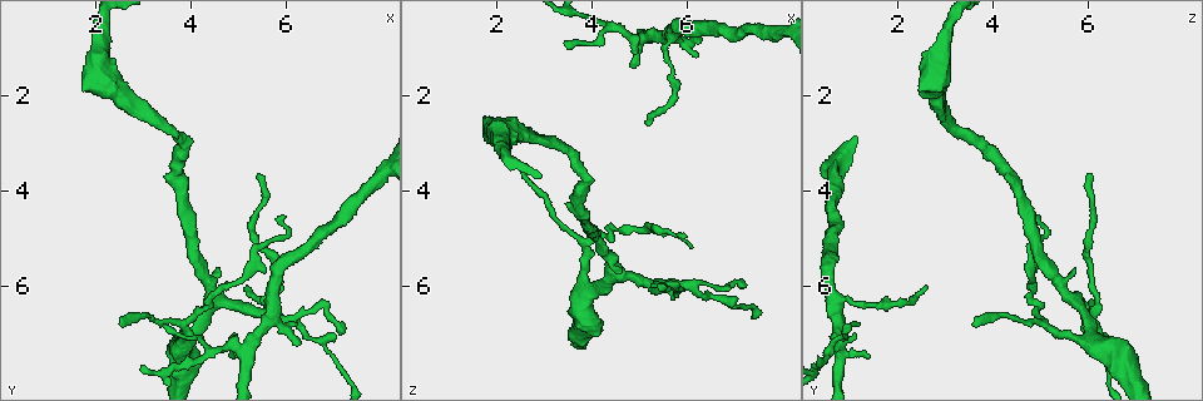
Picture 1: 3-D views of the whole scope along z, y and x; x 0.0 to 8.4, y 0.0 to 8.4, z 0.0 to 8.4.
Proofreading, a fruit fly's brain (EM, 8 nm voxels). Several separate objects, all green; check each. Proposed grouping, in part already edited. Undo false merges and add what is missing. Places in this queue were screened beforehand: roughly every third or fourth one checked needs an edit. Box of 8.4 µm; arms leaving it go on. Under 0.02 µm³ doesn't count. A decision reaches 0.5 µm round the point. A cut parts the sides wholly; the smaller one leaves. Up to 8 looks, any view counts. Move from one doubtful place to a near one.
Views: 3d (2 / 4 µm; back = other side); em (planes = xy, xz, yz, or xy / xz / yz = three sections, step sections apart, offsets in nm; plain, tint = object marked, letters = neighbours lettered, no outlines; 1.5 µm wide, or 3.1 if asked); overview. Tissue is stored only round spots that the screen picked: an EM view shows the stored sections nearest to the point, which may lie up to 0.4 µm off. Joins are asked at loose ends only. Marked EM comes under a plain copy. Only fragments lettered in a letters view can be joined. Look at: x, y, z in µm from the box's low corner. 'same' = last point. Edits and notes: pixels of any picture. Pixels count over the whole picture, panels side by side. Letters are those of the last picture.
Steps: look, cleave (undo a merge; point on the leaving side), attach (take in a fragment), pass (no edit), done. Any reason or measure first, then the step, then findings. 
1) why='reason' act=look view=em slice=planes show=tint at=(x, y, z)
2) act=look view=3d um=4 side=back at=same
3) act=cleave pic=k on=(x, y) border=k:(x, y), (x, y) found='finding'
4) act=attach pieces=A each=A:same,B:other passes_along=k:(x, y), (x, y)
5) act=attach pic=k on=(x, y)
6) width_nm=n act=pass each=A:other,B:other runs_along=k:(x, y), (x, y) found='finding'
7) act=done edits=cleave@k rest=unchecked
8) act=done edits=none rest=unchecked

why='two arms in line, one across' act=look view=3d um=4 at=(5.65, 6.25, 0.70)

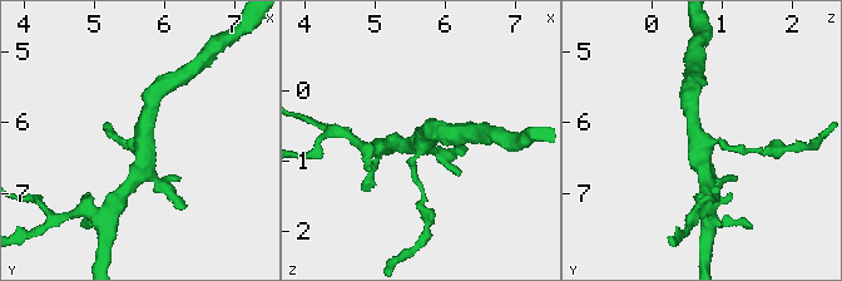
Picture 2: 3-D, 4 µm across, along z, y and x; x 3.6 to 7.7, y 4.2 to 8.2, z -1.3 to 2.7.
act=look view=em slice=planes show=letters at=(5.70, 6.25, 0.65)

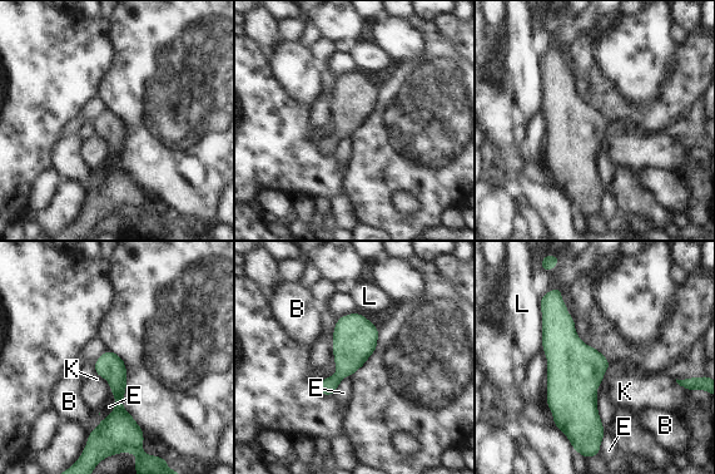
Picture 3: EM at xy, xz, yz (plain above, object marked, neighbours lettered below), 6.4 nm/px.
longest_contact=E:300nm act=pass each=B:other,E:other,K:other,L:other runs_along=3:(556, 291), (575, 437) found='continuous, no second neuron'

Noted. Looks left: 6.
why='thin end' act=look view=em slice=xz step=4 show=tint at=(3.45, 6.75, 0.90)

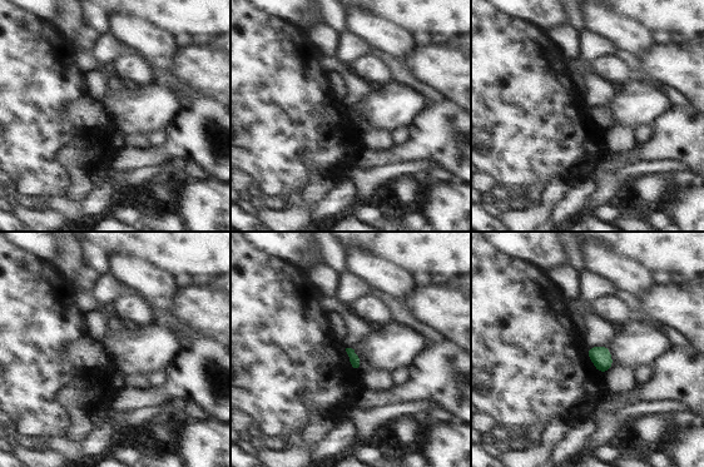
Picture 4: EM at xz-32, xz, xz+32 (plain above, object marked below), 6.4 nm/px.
why='what lies round it' act=look view=em slice=xz step=4 show=letters at=same

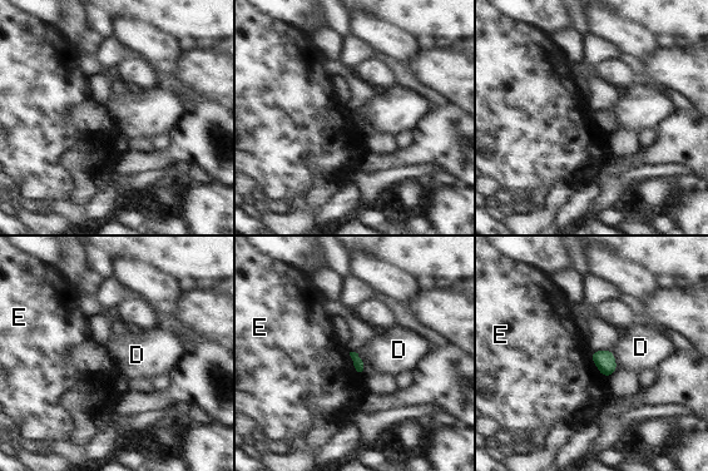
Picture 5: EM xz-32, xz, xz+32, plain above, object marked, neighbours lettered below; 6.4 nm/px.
width_nm=80 act=pass each=D:other,E:other border=5:(351, 351), (364, 362), (362, 375) found='no lettered fragment goes on from it'

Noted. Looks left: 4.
why='long arm stops here' act=look view=3d um=4 at=(5.45, 3.65, 6.05)

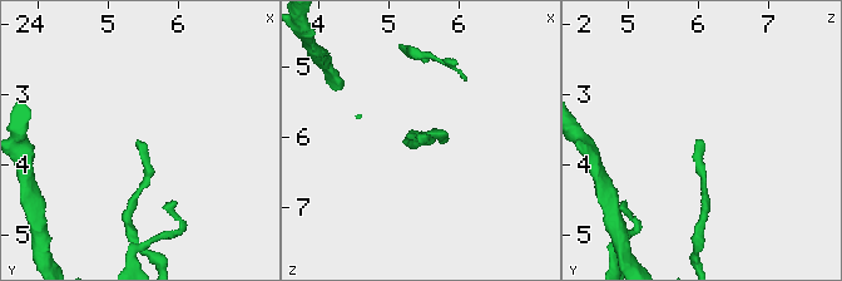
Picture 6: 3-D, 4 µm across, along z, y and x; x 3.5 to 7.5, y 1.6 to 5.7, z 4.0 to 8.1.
act=look view=em slice=planes show=letters at=(5.40, 3.60, 6.05)

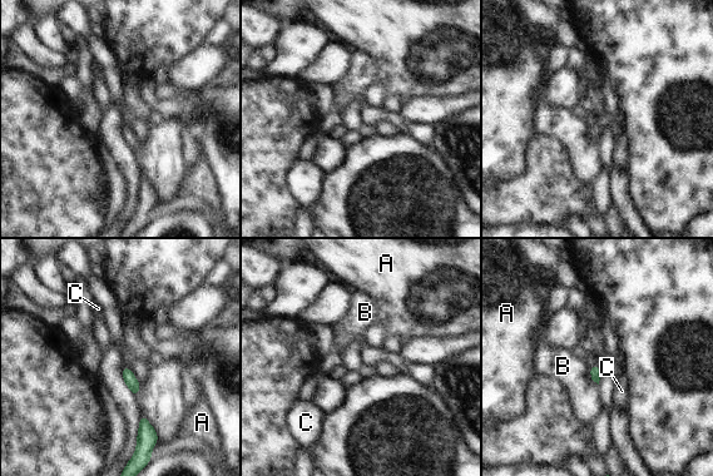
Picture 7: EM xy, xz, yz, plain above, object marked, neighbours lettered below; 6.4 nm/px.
width_nm=80 act=pass each=A:other,B:other,C:other border=7:(589, 366), (589, 376), (598, 385) found='none of them fits'

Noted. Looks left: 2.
act=done edits=none rest=unchecked

